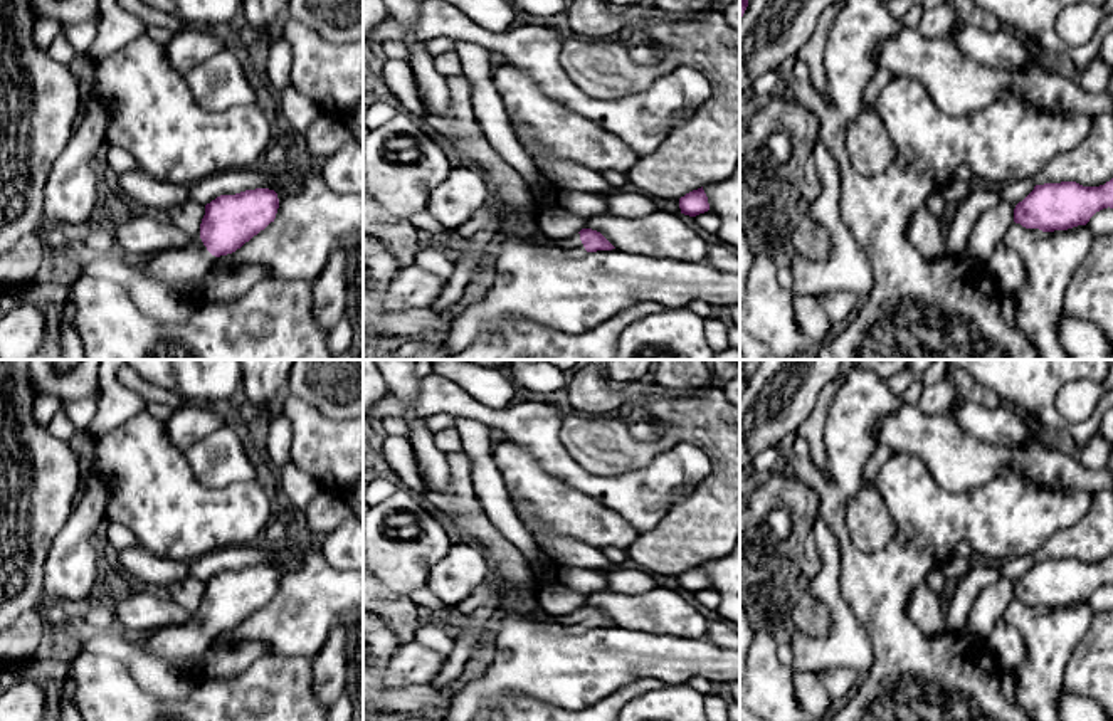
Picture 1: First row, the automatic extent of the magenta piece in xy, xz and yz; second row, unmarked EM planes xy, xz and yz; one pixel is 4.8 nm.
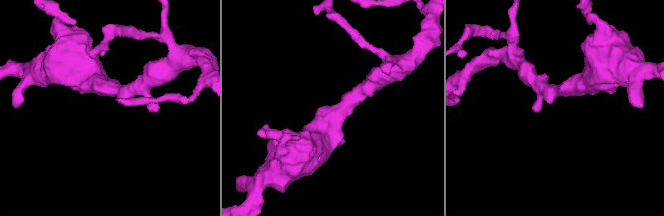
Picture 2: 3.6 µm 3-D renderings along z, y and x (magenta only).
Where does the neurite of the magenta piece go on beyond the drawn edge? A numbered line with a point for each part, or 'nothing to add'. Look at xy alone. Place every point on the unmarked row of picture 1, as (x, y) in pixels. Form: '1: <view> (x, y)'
1: xy (184, 646)

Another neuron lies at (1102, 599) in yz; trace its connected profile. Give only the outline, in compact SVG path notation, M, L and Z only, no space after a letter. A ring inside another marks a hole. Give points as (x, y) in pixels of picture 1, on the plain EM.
M1103 585L1096 588L1086 603L1093 608L1093 612L1111 612L1113 610L1113 585Z

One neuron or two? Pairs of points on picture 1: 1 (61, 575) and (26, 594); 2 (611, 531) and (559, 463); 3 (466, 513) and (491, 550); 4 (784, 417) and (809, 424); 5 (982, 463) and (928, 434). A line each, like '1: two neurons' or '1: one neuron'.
1: two neurons
2: two neurons
3: one neuron
4: two neurons
5: one neuron

